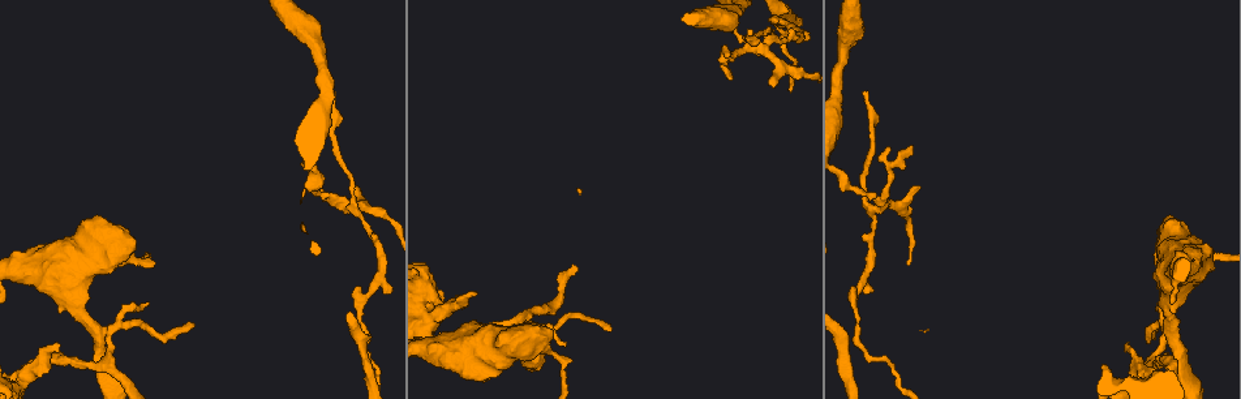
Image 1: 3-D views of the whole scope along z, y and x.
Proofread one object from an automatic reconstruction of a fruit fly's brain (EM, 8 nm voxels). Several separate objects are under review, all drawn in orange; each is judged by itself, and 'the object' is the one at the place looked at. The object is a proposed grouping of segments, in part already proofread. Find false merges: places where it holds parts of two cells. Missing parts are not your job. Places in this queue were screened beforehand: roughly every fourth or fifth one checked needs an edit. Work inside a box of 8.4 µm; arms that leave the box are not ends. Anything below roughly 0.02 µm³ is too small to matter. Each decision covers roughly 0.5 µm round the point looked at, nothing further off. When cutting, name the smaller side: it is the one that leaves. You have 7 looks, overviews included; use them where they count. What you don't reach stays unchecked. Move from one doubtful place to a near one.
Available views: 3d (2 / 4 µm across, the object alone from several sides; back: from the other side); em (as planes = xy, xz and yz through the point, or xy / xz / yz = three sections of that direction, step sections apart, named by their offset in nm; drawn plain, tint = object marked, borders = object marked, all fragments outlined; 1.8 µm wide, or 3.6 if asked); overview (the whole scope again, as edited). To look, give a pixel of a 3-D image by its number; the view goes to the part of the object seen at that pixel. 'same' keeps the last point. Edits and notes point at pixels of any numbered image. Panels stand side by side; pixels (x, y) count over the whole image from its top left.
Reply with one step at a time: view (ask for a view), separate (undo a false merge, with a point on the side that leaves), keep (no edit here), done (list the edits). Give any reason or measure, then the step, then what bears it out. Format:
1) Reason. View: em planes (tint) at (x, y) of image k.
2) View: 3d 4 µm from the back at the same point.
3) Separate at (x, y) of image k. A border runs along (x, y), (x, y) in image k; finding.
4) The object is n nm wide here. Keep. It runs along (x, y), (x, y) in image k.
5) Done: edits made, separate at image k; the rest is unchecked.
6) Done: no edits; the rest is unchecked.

View: em planes (tint) at (126, 324) of image 1.

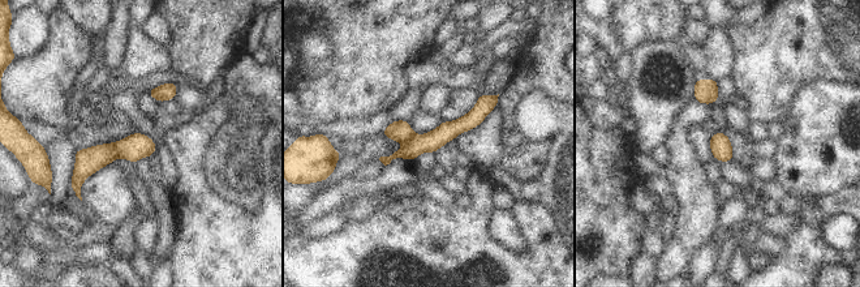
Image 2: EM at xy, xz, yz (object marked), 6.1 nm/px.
Separate at (87, 161) of image 2. A border runs along (114, 142), (114, 150), (117, 157) in image 2; a second cell is stuck on.

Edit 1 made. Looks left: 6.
See it whole again. View: overview.

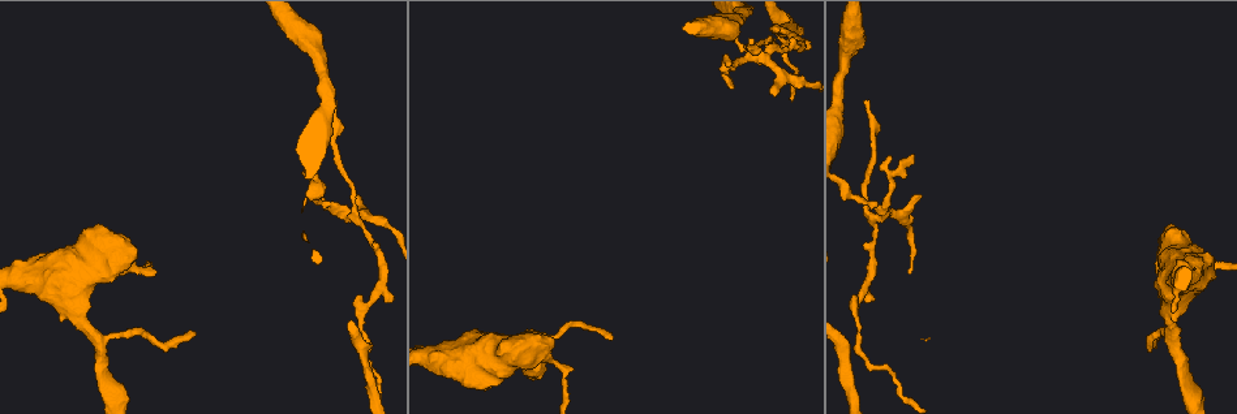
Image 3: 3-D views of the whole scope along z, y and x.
Calibre changes. View: 3d 4 µm at (851, 39) of image 3.

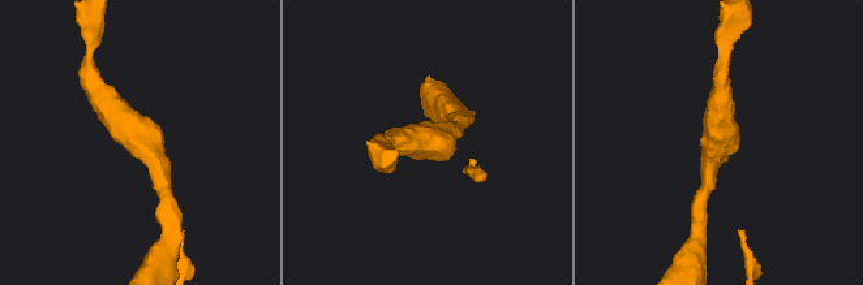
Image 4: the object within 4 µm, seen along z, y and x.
Shape alone is not enough. View: em yz step 8 (tint) at (142, 137) of image 4.

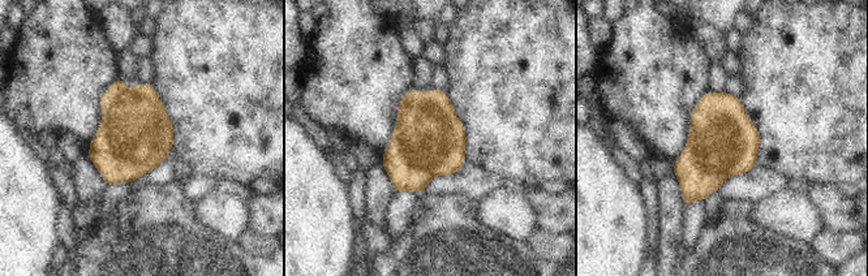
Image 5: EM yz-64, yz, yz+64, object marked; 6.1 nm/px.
Keep. Continuous, no second cell.

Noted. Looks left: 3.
Done: edits made, separate at image 2; the rest is unchecked.

